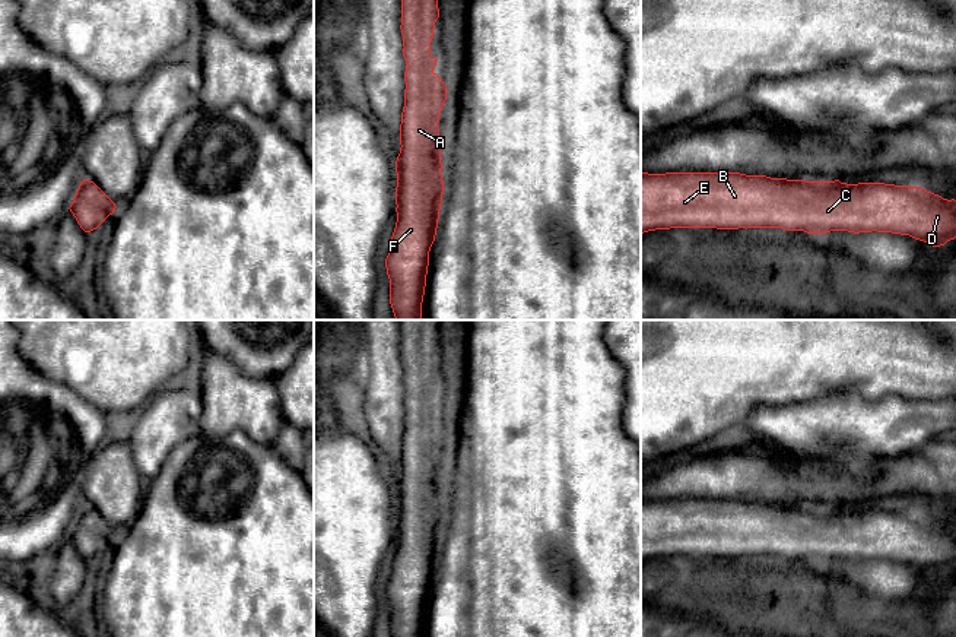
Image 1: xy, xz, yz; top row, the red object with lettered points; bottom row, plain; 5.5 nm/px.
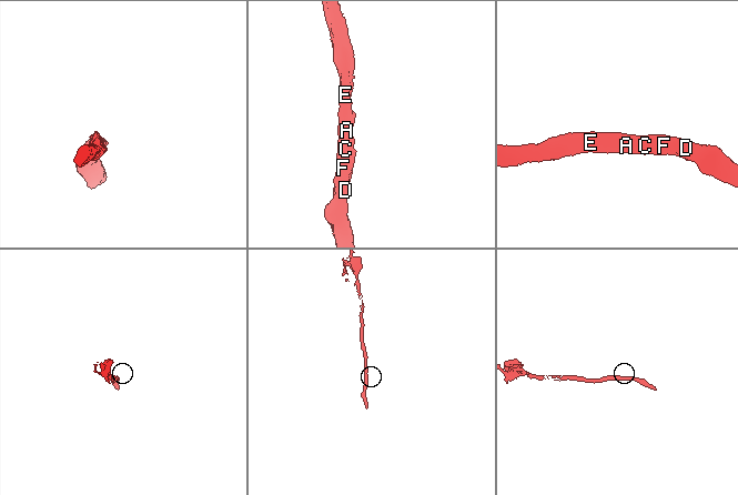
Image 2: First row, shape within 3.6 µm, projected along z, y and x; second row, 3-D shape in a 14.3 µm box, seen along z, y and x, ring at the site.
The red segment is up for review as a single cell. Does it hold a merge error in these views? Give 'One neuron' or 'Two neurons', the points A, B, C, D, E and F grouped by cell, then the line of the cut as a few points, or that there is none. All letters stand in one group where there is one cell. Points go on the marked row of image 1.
One neuron. Groups: A B C D E F. No split

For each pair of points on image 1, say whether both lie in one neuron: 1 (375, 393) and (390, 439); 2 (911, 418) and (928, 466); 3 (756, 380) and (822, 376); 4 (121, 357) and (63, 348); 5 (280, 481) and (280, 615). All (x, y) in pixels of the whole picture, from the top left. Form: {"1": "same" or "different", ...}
{"1": "same", "2": "different", "3": "same", "4": "same", "5": "same"}

